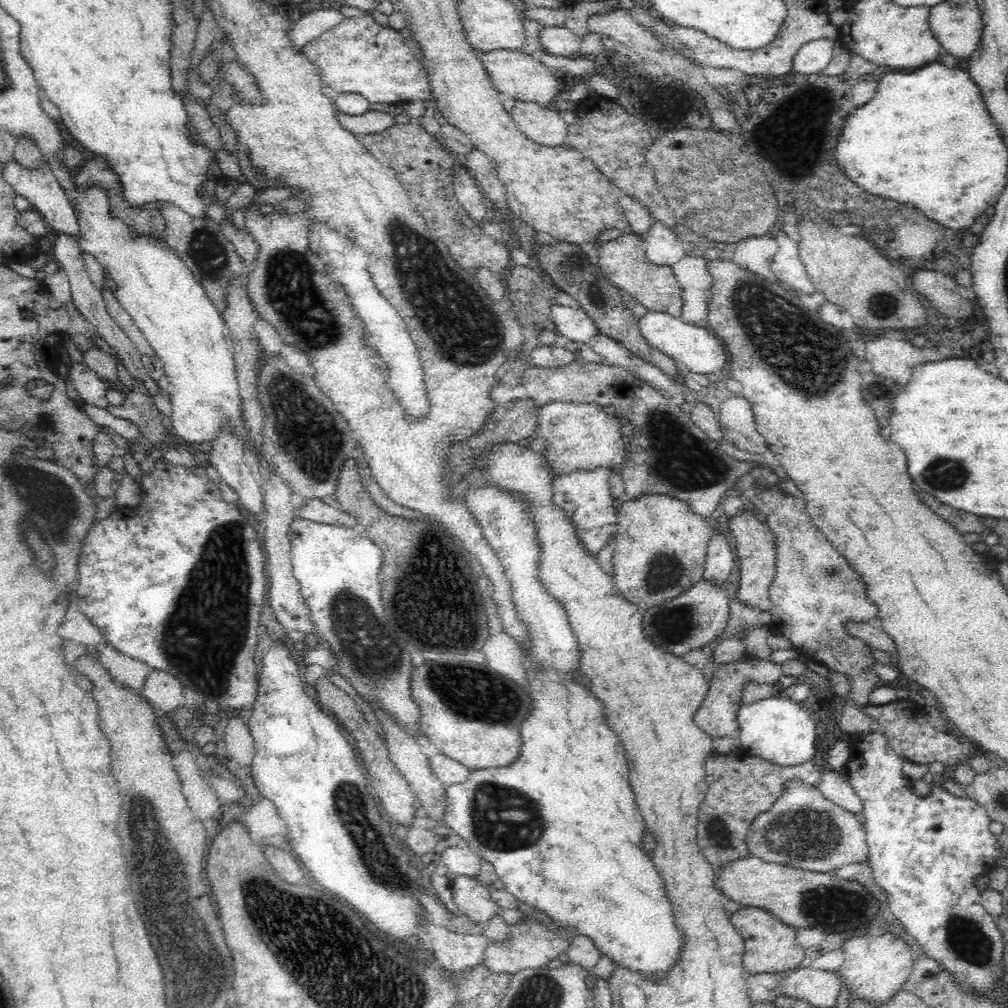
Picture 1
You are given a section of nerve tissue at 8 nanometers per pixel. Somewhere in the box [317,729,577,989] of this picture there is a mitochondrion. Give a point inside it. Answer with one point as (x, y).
(504, 819)

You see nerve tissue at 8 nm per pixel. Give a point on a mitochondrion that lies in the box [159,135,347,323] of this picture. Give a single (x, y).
(214, 262)

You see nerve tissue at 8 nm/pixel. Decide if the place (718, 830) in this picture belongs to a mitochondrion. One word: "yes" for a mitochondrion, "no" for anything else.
yes

